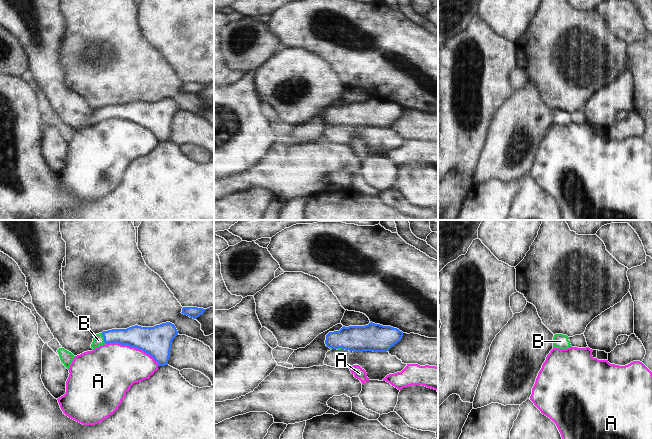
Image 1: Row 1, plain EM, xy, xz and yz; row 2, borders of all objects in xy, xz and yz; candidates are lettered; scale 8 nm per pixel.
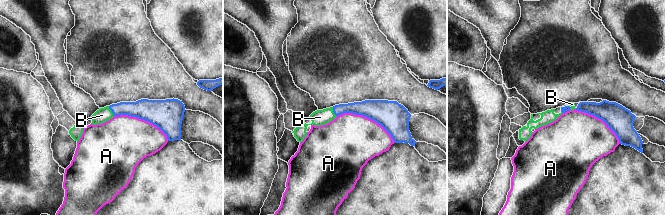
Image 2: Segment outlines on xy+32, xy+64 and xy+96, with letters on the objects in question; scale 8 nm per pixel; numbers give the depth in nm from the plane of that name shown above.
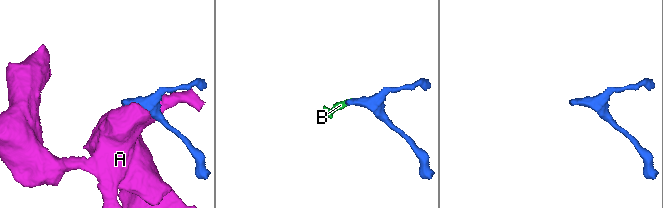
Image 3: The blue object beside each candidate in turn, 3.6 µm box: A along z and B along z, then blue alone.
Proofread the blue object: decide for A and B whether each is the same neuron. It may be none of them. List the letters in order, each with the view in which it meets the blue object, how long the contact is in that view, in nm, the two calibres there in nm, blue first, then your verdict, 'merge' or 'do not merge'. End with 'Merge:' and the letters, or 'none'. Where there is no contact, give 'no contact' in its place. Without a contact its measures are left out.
A: xy | 480 nm | 240/400 nm | do not merge
B: xy | 90 nm | 170/90 nm | merge
Merge: B

